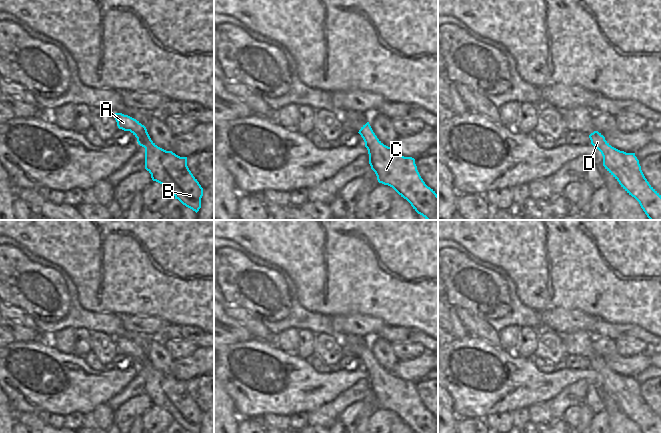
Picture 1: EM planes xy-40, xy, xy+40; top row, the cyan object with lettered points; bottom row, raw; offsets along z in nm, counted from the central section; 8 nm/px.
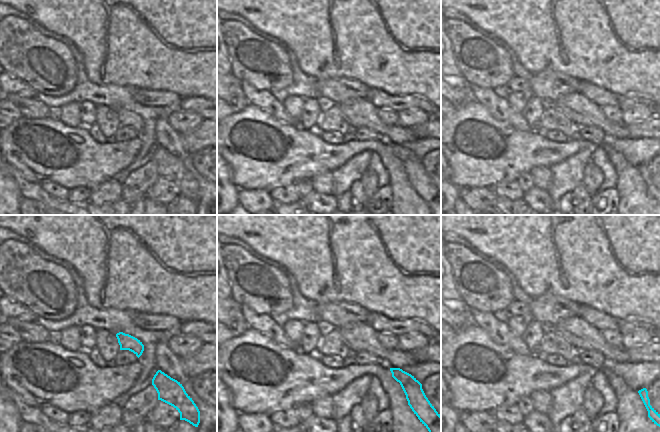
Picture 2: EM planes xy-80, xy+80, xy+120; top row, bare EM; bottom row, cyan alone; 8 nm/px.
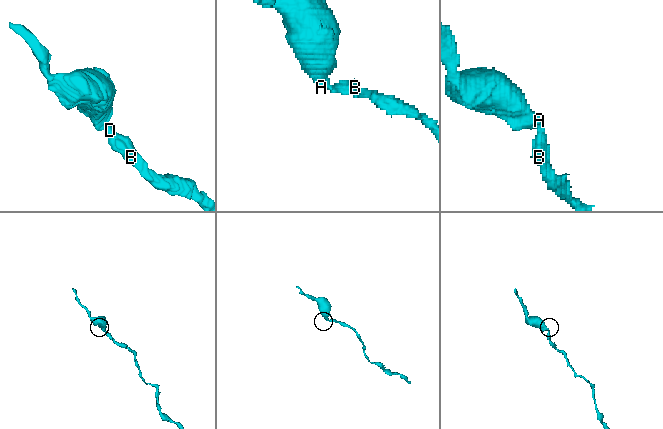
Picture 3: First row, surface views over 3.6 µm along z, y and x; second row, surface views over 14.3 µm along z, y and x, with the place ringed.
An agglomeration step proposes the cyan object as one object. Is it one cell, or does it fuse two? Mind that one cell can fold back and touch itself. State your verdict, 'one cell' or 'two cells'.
one cell

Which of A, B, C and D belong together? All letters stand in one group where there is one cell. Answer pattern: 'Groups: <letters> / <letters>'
Groups: A B C D

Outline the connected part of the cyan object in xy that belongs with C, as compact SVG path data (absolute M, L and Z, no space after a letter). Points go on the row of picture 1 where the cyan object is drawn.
M369 122L358 133L365 142L369 164L378 182L392 187L426 220L438 220L438 195L421 178L415 159L404 157L384 145Z

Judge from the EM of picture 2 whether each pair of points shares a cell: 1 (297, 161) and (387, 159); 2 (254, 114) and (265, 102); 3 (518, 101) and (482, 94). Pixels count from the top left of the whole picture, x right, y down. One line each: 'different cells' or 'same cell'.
1: same cell
2: different cells
3: different cells

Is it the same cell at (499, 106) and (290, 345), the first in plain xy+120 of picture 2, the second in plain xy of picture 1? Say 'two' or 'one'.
two

